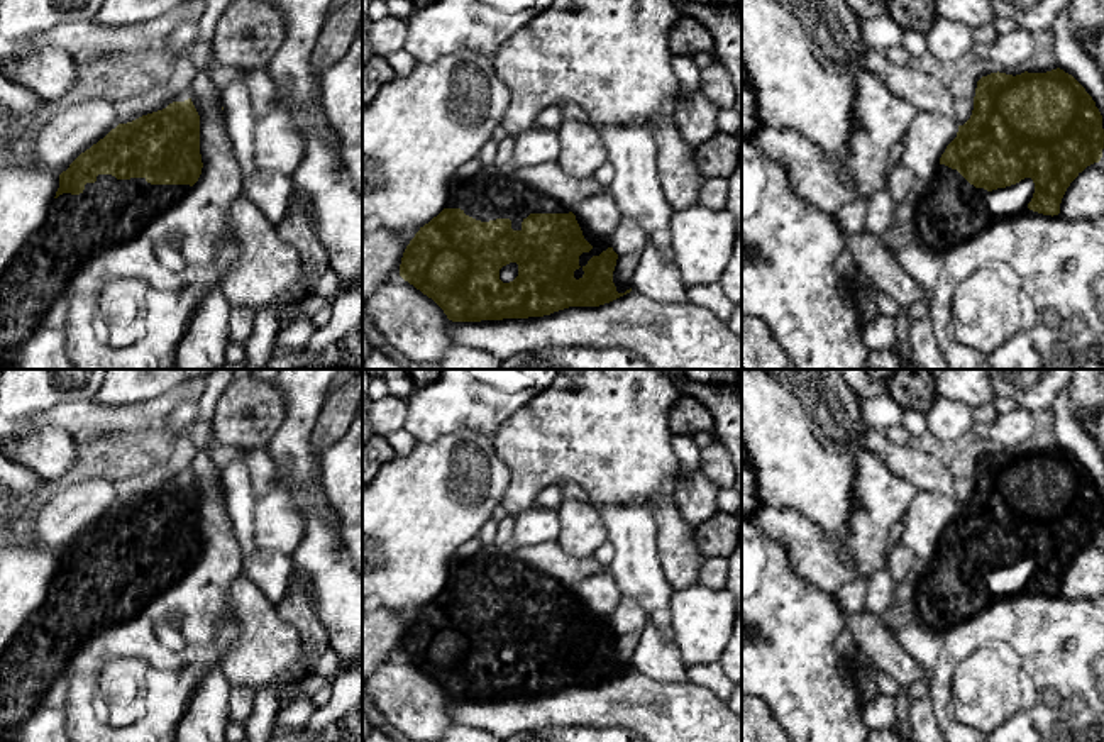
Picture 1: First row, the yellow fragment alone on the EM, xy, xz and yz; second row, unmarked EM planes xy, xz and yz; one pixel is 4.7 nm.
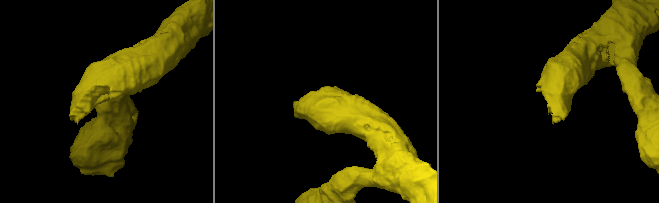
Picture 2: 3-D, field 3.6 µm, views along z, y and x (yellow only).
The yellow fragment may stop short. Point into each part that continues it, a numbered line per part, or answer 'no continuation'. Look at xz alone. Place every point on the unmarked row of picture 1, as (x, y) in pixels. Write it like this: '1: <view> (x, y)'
1: xz (491, 573)

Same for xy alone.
1: xy (109, 592)

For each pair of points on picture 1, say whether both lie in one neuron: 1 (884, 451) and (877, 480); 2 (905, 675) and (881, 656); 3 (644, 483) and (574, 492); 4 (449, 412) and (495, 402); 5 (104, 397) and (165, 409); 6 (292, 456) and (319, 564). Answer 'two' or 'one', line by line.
1: two
2: one
3: two
4: one
5: two
6: one

